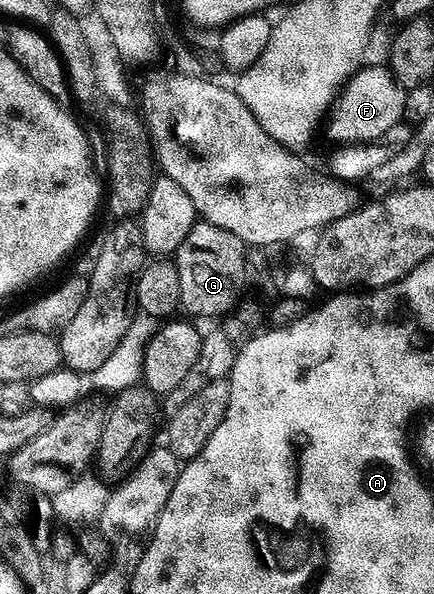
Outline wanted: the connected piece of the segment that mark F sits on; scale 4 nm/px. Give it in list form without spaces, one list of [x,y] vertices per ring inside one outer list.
[[[384,64],[381,65],[373,65],[368,69],[368,67],[362,67],[357,70],[356,73],[353,74],[352,77],[349,78],[348,81],[345,82],[342,90],[337,95],[336,101],[333,102],[331,106],[331,112],[327,117],[327,125],[329,121],[329,133],[334,137],[334,142],[337,143],[371,143],[376,139],[384,138],[385,133],[387,131],[391,131],[391,127],[395,127],[396,125],[402,124],[403,118],[405,117],[405,94],[406,90],[402,89],[400,85],[397,84],[396,77],[393,76],[392,72]]]

